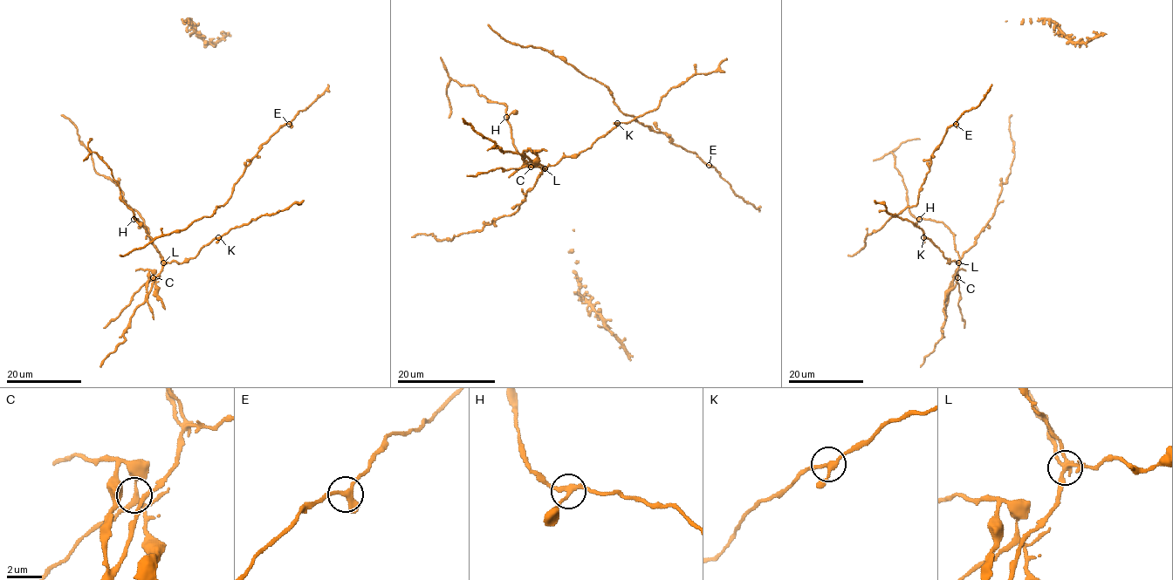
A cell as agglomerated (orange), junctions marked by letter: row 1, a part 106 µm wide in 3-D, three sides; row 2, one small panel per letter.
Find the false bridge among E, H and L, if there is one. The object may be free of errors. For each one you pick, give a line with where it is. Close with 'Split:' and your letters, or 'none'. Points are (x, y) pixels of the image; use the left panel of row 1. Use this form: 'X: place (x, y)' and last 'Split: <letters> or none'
L: place (163, 262)
Split: L

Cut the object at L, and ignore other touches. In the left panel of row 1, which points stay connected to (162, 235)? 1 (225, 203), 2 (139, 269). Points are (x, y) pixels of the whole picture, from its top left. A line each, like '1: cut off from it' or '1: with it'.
1: with it
2: cut off from it

